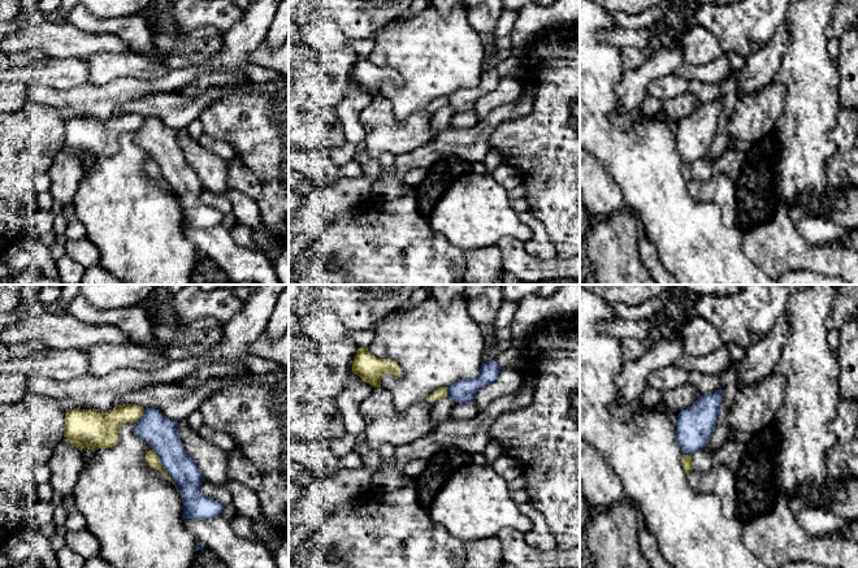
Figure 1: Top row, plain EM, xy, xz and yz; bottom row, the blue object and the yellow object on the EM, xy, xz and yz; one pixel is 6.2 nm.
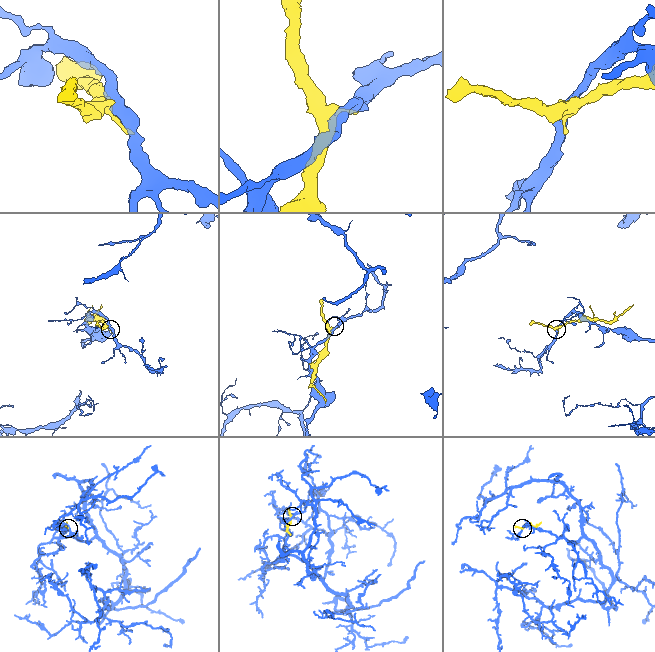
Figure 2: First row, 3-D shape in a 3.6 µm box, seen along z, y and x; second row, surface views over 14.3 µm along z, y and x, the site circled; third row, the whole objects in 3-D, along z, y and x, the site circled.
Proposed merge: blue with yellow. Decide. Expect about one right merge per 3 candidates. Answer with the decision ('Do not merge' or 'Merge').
Do not merge

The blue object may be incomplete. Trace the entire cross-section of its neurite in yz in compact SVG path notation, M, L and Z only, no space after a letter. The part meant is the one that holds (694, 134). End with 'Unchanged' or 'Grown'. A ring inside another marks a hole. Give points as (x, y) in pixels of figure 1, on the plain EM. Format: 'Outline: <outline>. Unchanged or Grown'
Outline: M722 96L711 103L703 103L686 118L677 123L676 149L682 164L692 164L708 151L723 112Z. Unchanged

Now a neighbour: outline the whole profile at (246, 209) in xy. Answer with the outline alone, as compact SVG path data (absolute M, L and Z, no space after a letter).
M233 188L224 195L216 196L226 198L230 201L237 222L269 234L261 224L261 214L256 200Z

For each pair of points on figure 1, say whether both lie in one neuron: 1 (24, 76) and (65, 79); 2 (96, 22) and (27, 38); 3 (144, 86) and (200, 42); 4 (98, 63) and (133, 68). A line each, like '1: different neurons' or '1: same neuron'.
1: same neuron
2: different neurons
3: different neurons
4: same neuron

